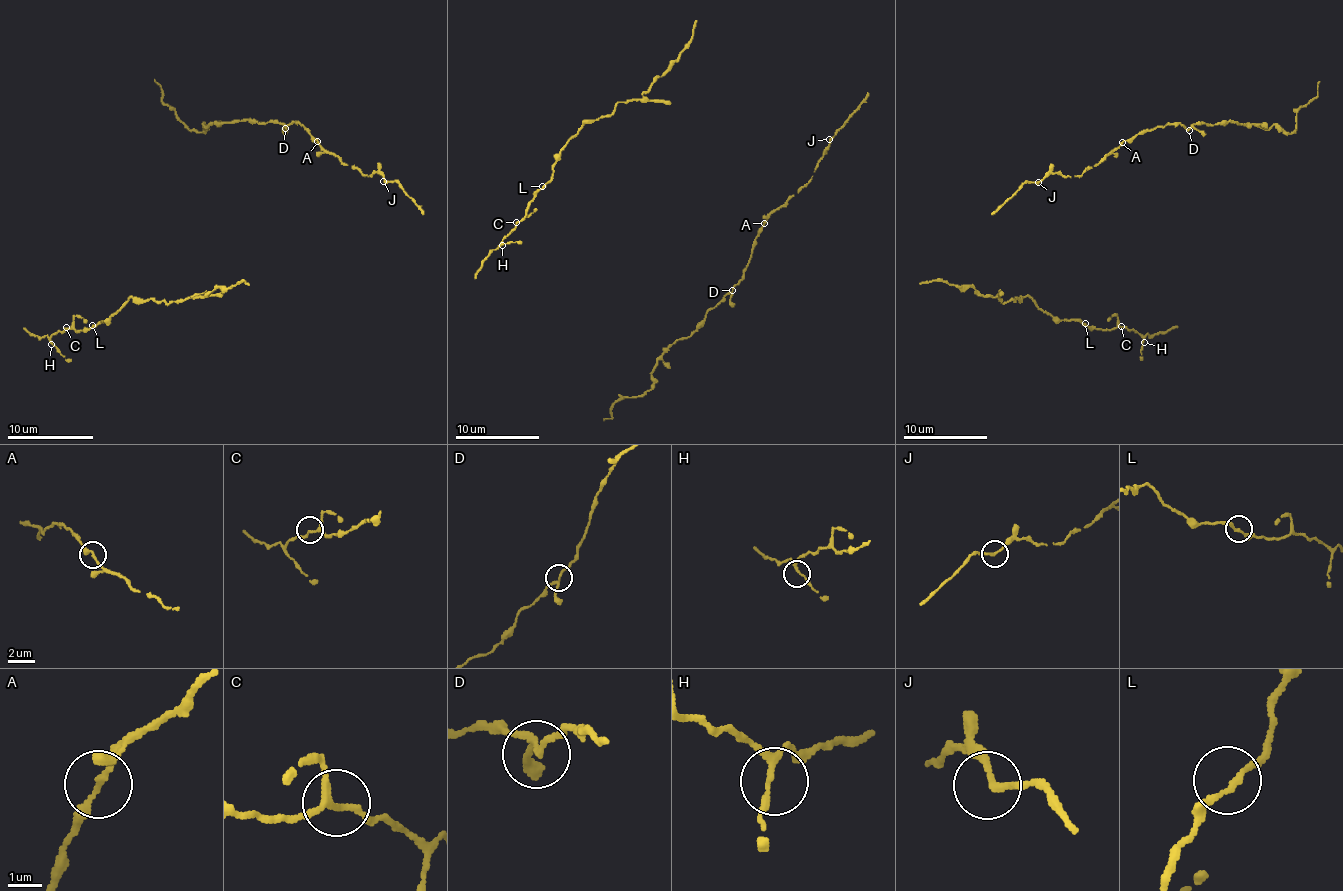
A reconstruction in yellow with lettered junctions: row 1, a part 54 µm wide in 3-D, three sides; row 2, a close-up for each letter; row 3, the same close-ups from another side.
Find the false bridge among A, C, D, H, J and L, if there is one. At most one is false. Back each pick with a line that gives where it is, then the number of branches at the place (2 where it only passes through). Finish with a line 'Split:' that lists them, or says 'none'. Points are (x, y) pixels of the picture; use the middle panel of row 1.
Split: none

